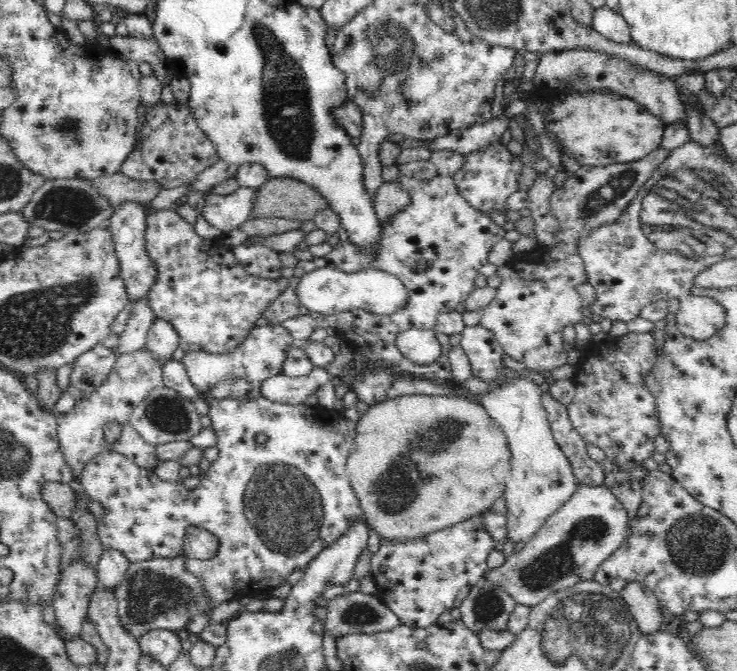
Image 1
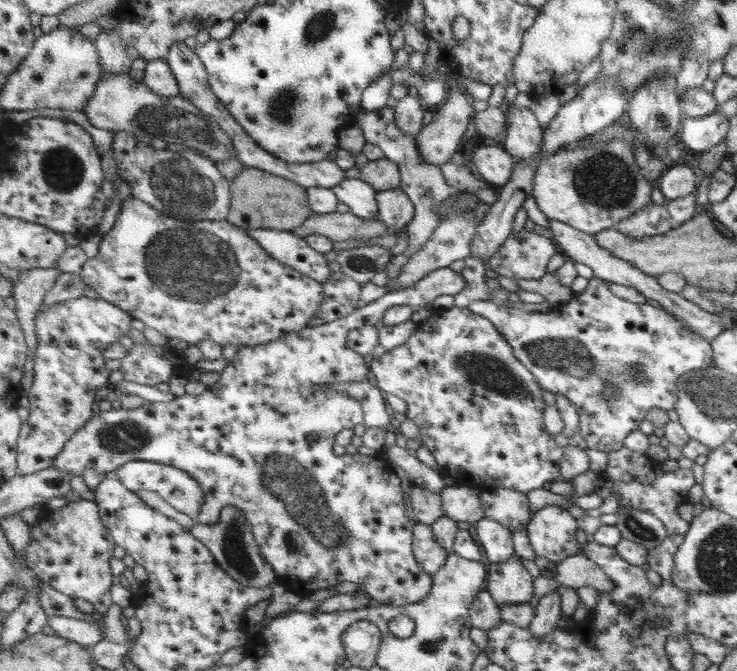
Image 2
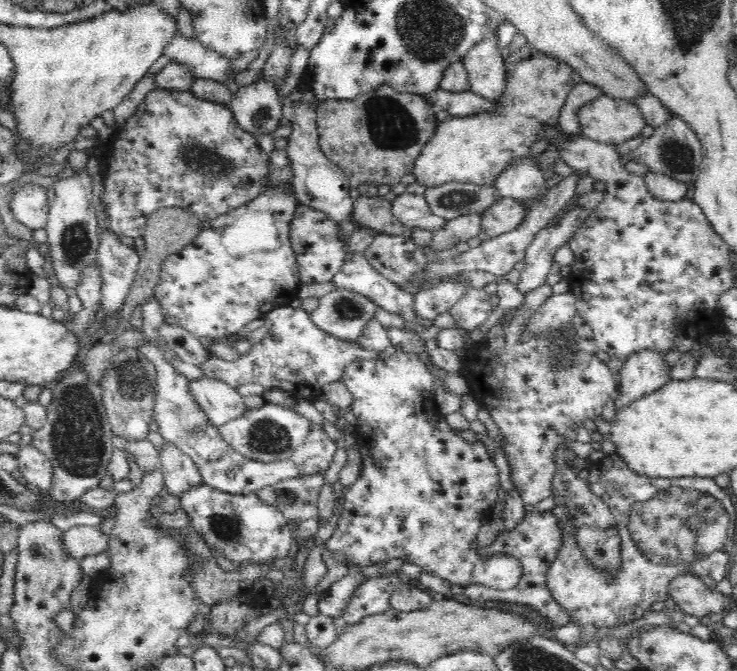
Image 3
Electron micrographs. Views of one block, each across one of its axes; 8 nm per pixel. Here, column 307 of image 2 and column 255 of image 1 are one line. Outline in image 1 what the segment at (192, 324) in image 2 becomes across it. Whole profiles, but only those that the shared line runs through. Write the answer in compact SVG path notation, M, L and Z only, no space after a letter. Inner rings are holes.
M153 209L147 214L145 232L146 256L154 262L154 284L147 291L147 300L154 318L170 321L179 336L179 348L188 352L208 354L230 354L238 349L254 330L254 322L265 316L271 302L288 286L289 279L272 280L250 274L238 262L236 255L222 239L205 240L194 231L194 221L184 220L172 209Z

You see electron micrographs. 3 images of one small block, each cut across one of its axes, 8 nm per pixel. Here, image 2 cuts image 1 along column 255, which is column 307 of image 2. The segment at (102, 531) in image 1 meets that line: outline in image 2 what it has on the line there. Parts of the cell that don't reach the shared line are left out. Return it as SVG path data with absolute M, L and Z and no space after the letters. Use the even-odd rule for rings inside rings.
M449 267L445 268L439 268L437 270L434 270L433 272L429 272L427 276L423 277L423 280L419 280L417 284L413 284L413 286L409 288L405 288L403 290L397 290L397 292L388 292L385 294L385 296L381 297L379 300L375 300L374 303L367 303L362 304L359 308L355 309L355 311L349 313L347 316L341 317L339 320L325 322L320 325L315 325L313 327L307 327L306 330L301 330L300 332L295 333L289 333L282 336L282 338L279 338L276 342L269 342L265 345L258 345L258 346L243 346L239 348L236 356L230 360L226 367L224 368L223 372L221 373L221 378L219 381L217 381L212 387L207 388L205 391L203 391L202 395L199 396L191 396L191 394L184 394L183 396L176 398L176 400L173 400L172 402L161 402L161 403L151 403L151 402L145 402L141 407L134 409L134 410L113 410L111 409L108 412L100 412L98 415L95 414L92 421L87 422L85 426L82 426L72 437L65 443L65 448L63 451L61 451L61 454L59 457L57 457L57 460L53 461L52 468L55 468L56 470L59 470L60 472L68 473L69 475L75 475L79 477L83 477L83 474L86 471L93 470L99 473L114 473L117 471L117 468L120 468L125 463L128 463L129 461L134 460L140 460L140 461L149 461L149 462L159 462L159 463L165 463L168 464L168 466L175 466L176 468L179 468L180 470L183 470L184 472L187 472L189 475L192 476L192 478L195 478L197 480L197 483L200 484L201 489L204 490L204 498L205 498L205 504L203 507L201 507L201 512L199 516L196 517L197 522L201 524L207 524L207 525L213 525L213 523L217 523L217 521L221 520L221 509L225 508L227 505L235 505L237 507L241 507L243 511L245 511L245 517L249 519L249 523L251 523L253 534L255 535L255 538L257 539L257 543L260 544L261 547L261 553L264 554L264 557L269 561L269 564L273 566L273 570L276 571L277 578L280 579L280 584L283 585L285 588L287 588L289 591L297 594L299 597L306 598L308 596L311 596L313 592L317 592L317 590L323 590L323 588L334 588L337 586L337 584L341 584L341 582L355 582L359 583L361 585L361 591L367 593L372 599L374 599L377 603L383 603L385 605L395 605L398 607L402 607L411 603L419 602L425 600L427 596L429 596L429 593L433 590L433 575L427 574L423 568L421 568L421 564L417 562L417 558L415 558L415 552L413 552L413 531L415 528L415 524L411 524L409 521L409 518L407 516L411 514L405 514L405 504L403 504L403 482L401 482L401 478L395 474L394 465L391 464L389 461L386 460L385 456L377 455L377 456L370 456L369 454L352 454L351 456L343 456L341 454L333 454L333 446L335 446L335 436L337 436L337 432L339 430L343 430L343 428L355 428L357 424L364 425L365 422L365 410L363 409L363 404L361 402L358 402L355 398L352 398L348 394L344 394L343 391L339 391L339 389L333 389L331 386L337 385L338 383L363 383L364 381L368 381L369 377L371 376L371 370L372 368L369 368L367 366L367 362L363 360L363 356L359 356L359 353L357 352L345 352L345 338L347 338L347 334L352 333L354 329L357 329L359 327L365 326L365 325L374 325L379 322L379 320L383 320L385 316L385 311L389 310L389 308L393 307L393 305L405 305L413 307L416 310L423 310L423 308L426 307L426 305L431 304L435 298L439 298L439 296L443 296L443 294L459 294L462 290L465 290L469 286L469 283L467 283L467 279L463 276L462 272L455 272L455 270L451 270ZM209 440L215 440L218 444L218 449L215 452L211 452L211 450L207 450L205 448L205 444L209 442Z

